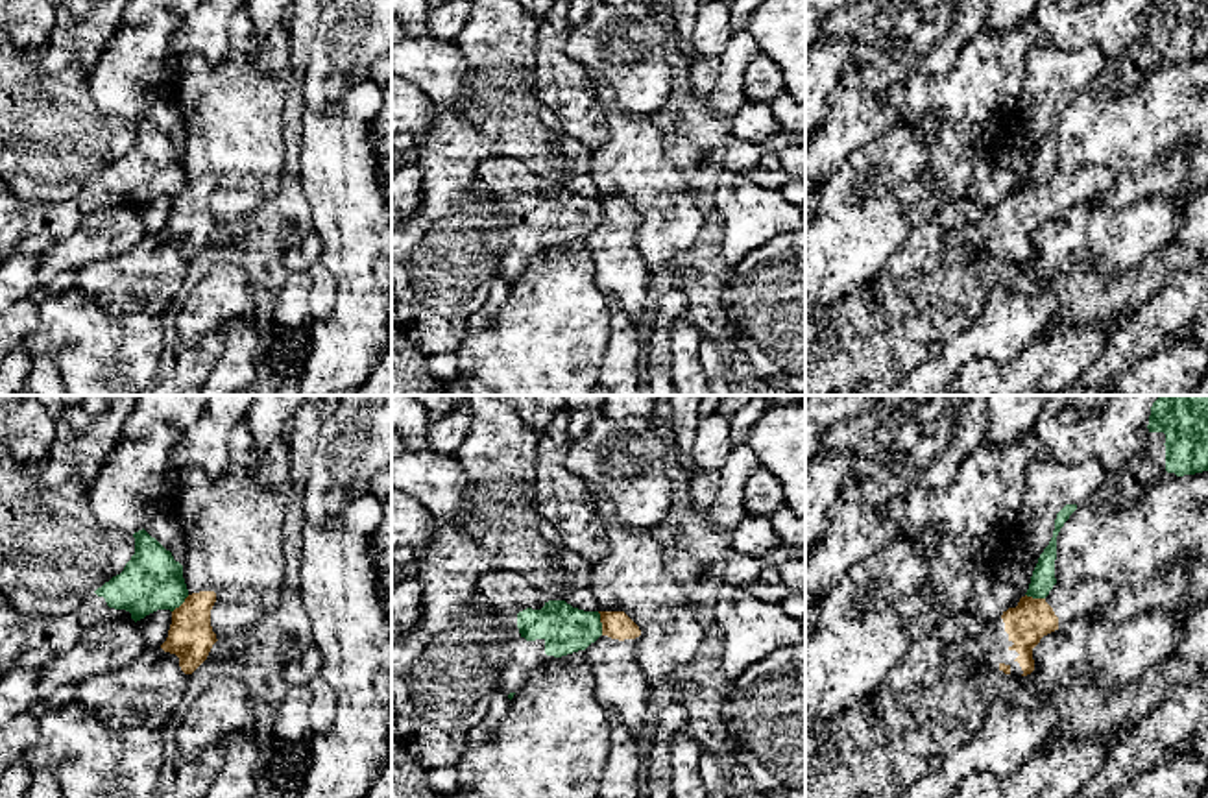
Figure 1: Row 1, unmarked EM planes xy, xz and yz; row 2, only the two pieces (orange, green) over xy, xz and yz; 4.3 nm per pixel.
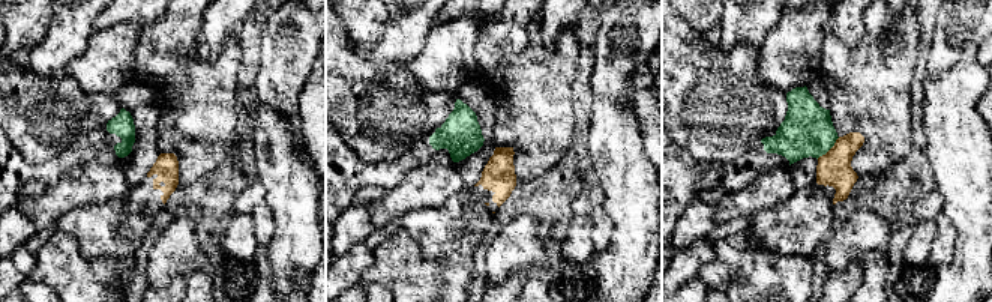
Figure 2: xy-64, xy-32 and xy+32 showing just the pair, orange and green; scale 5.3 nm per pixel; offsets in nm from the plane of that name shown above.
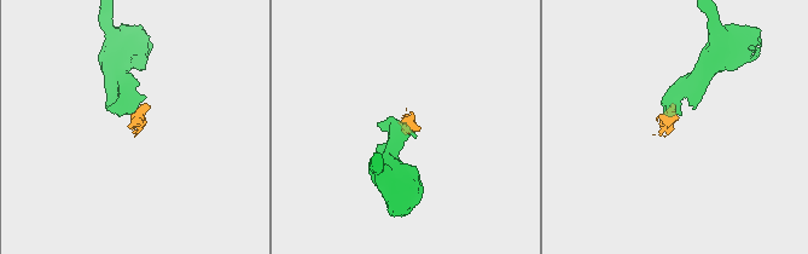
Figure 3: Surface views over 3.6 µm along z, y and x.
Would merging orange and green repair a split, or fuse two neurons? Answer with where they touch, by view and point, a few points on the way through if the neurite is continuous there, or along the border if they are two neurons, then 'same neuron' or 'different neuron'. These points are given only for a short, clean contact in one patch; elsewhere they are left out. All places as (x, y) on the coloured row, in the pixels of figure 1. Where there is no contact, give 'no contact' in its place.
contact xz (603, 623); border xz (597, 612), (603, 634); different neuron

